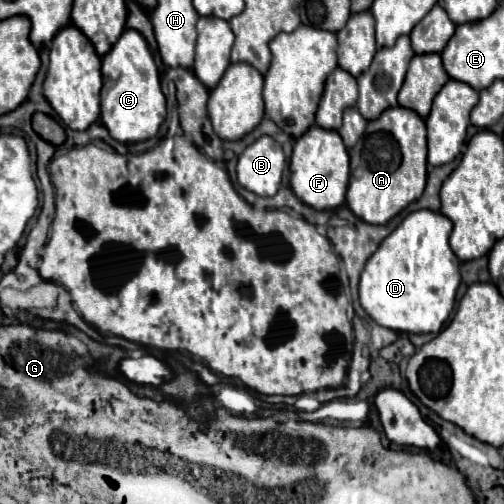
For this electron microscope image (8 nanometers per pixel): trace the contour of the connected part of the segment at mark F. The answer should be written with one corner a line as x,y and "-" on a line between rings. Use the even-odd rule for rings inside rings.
312,125
304,137
294,141
294,151
290,157
290,187
294,195
314,209
338,209
344,205
344,195
348,187
348,151
340,141
338,131
320,129

